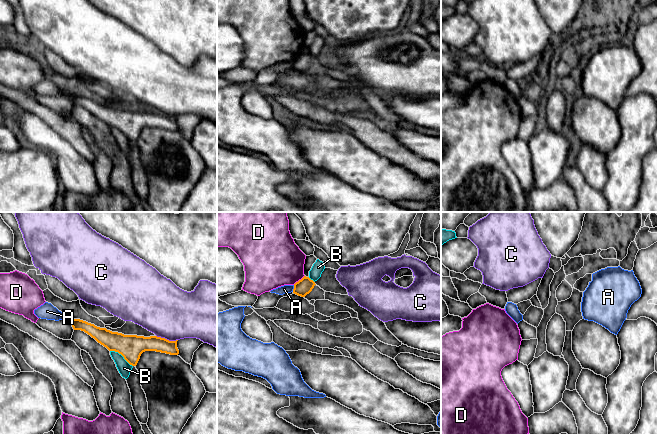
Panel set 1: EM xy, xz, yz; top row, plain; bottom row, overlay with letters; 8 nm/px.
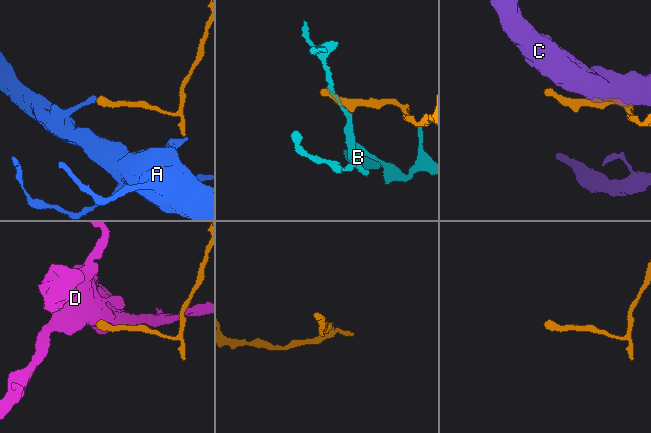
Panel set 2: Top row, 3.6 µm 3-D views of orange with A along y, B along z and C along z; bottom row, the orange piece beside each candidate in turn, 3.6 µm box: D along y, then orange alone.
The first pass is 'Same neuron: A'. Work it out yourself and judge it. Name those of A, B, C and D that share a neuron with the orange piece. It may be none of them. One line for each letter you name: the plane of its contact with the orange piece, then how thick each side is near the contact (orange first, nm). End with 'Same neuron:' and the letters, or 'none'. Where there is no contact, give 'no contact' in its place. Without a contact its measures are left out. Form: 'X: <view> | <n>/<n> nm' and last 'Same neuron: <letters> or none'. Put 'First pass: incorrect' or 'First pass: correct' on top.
First pass: incorrect
Same neuron: none

